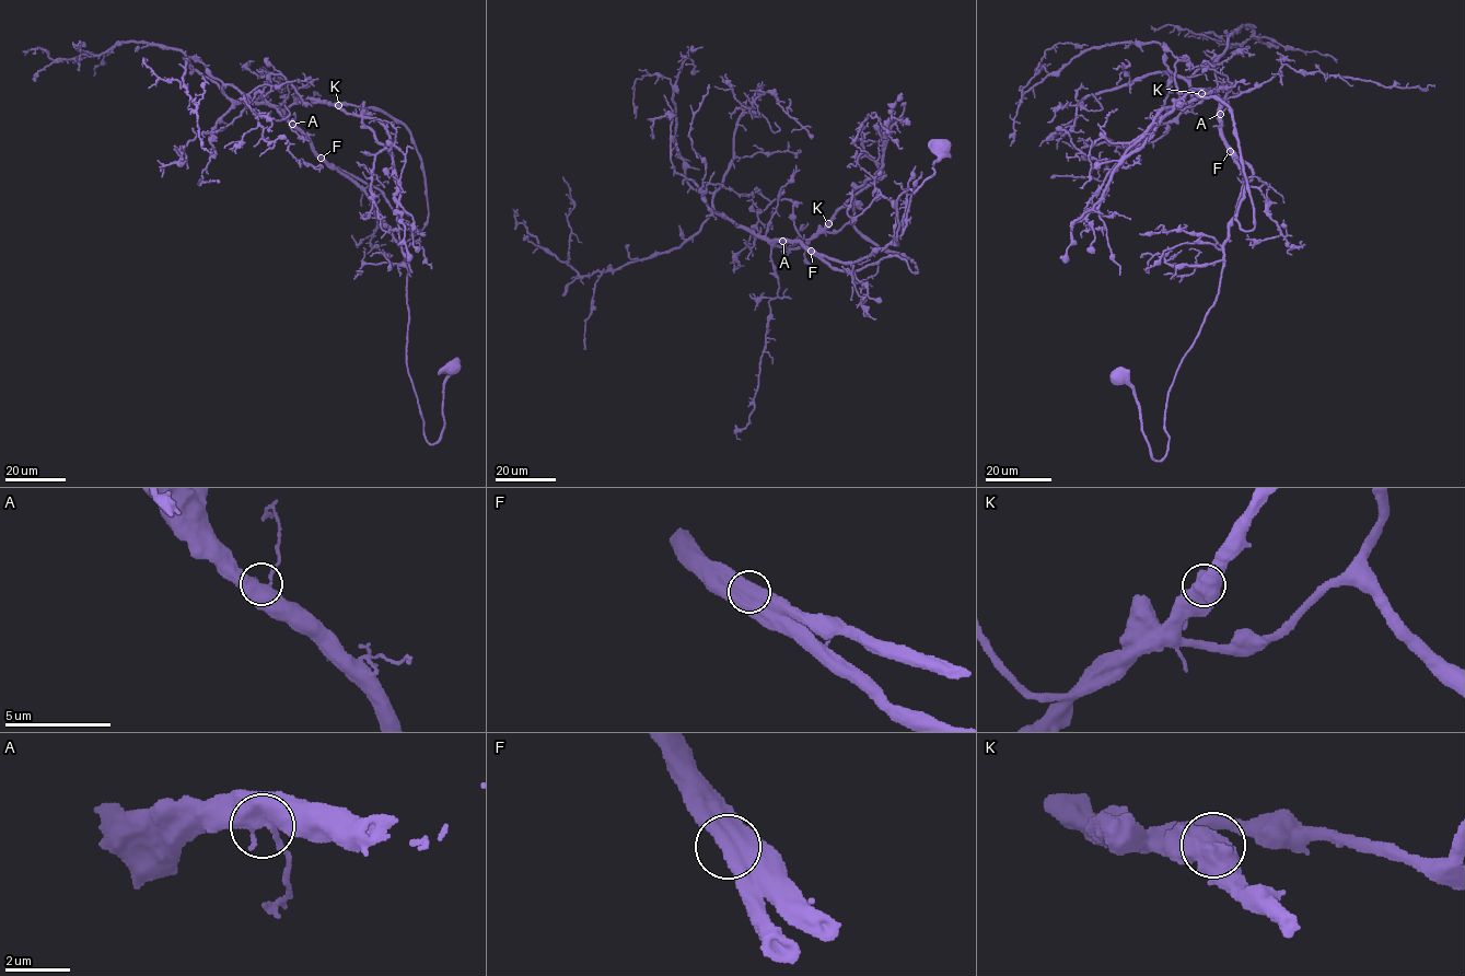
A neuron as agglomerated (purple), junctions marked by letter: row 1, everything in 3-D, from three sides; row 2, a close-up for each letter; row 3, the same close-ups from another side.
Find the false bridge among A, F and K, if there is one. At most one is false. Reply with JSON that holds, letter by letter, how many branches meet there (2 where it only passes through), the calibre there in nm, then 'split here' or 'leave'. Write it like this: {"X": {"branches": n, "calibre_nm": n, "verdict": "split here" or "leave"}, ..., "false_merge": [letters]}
{"A": {"branches": 2, "calibre_nm": 600, "verdict": "leave"}, "F": {"branches": 2, "calibre_nm": 700, "verdict": "leave"}, "K": {"branches": 2, "calibre_nm": 650, "verdict": "leave"}, "false_merge": []}

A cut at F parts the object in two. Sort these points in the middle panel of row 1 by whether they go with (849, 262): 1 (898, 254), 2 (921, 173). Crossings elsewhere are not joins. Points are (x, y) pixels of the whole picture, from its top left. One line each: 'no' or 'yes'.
1: no
2: yes

